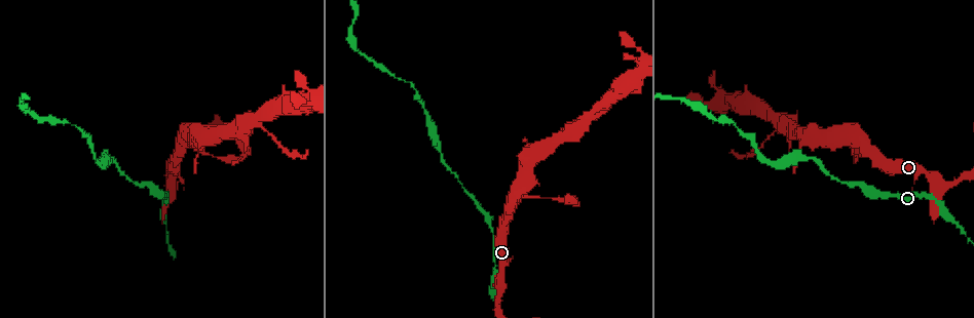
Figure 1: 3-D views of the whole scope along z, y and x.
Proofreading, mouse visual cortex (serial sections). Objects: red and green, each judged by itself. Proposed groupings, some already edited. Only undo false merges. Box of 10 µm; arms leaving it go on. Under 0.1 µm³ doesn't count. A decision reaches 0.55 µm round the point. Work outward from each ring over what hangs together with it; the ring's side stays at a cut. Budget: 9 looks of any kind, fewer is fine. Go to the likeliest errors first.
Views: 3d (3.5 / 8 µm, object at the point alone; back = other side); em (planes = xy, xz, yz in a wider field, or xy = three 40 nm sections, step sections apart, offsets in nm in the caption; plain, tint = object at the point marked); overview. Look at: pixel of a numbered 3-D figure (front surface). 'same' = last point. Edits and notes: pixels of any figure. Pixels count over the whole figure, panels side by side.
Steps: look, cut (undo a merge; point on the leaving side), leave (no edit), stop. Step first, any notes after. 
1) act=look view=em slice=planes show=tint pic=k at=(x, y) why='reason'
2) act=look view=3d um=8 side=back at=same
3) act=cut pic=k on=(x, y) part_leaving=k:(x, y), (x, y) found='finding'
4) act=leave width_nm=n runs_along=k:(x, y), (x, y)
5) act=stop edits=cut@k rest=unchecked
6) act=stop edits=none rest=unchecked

act=look view=3d um=8 pic=1 at=(855, 136) why='three-way junction'

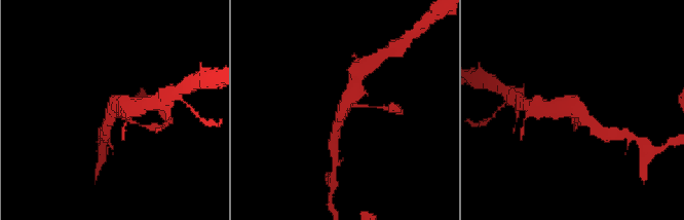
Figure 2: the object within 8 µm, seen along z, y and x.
act=look view=3d um=3.5 at=same why='zoom in'

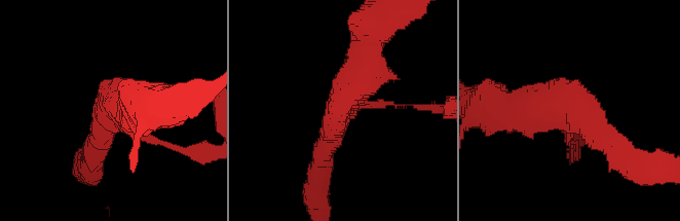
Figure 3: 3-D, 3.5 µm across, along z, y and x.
act=look view=em slice=xy step=2 show=tint pic=3 at=(342, 106) arms=3 arm_widths_nm=100,350,600

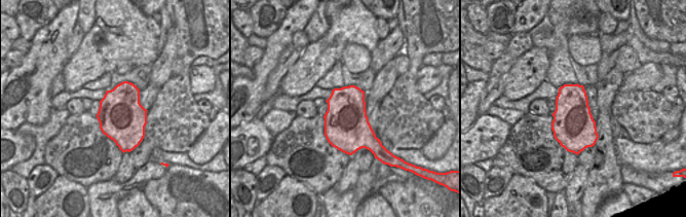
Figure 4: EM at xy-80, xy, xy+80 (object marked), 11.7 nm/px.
act=leave width_nm=550 runs_along=3:(322, 152), (369, 47) found='all the same cell'

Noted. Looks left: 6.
act=look view=3d um=3.5 pic=1 at=(838, 180) why='narrows sharply'

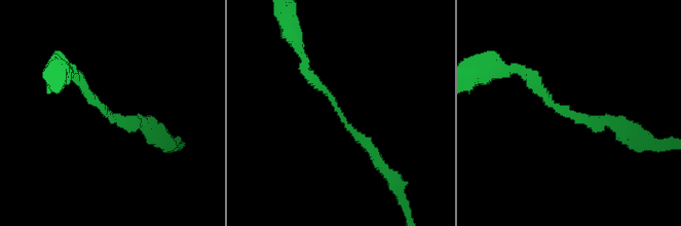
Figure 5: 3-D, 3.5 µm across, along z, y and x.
act=look view=em slice=xy step=5 show=plain pic=5 at=(107, 114) arm_widths_nm=150,200 why='need the tissue'

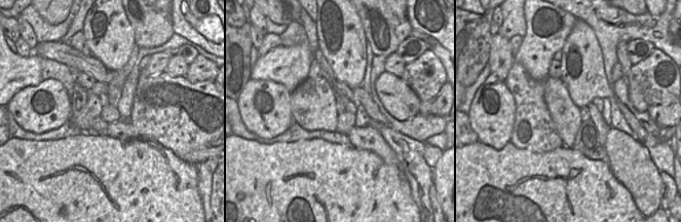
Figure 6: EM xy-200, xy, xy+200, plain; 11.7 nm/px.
act=look view=em slice=xy step=5 show=tint at=same

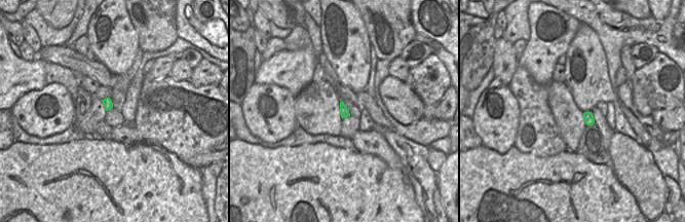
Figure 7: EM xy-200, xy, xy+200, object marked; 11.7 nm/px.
act=leave runs_along=5:(379, 161), (303, 67) found='continuous, no second cell'

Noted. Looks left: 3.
act=look view=3d um=3.5 pic=1 at=(776, 161) why='sudden change in width'

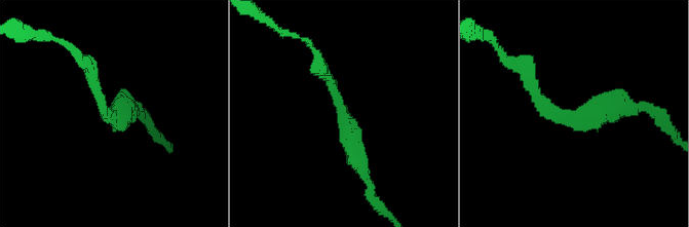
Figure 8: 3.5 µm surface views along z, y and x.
act=look view=em slice=xy step=2 show=tint pic=8 at=(345, 113) arm_widths_nm=200,250 why='need the tissue'

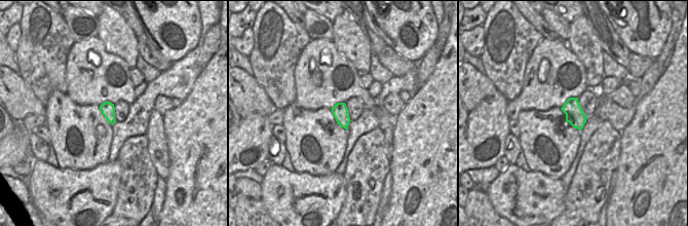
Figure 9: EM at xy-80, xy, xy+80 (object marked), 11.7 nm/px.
act=leave runs_along=8:(366, 175), (344, 111), (321, 69) found='all the same cell'

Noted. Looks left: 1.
act=stop edits=none rest=unchecked

